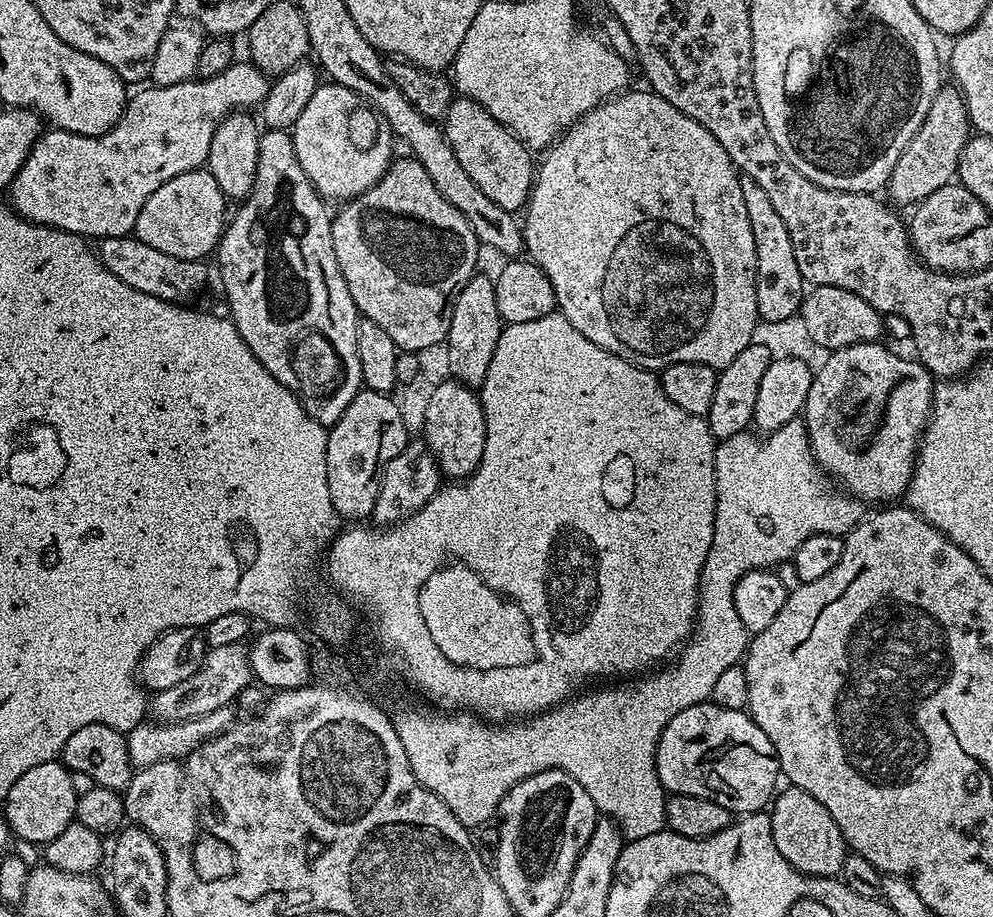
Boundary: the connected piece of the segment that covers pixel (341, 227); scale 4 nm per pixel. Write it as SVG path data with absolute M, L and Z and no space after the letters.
M414 158L407 159L393 159L377 184L370 186L352 200L343 201L337 207L340 208L337 212L335 209L332 216L332 237L334 238L334 258L338 258L342 278L346 278L346 286L350 290L350 298L354 298L357 313L363 319L378 322L378 326L382 326L382 330L386 330L386 334L390 334L390 338L394 338L397 349L403 350L405 353L418 353L423 347L447 341L452 317L452 303L458 298L462 286L466 286L468 279L477 271L476 255L482 252L482 245L477 240L470 222L466 222L466 218L462 218L462 213L454 210L454 206L450 206L450 202L446 202L446 198L442 198L438 186L434 186L430 174L426 174L424 167Z

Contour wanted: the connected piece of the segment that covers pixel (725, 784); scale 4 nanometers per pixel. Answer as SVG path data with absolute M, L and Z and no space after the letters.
M711 702L695 704L690 710L682 710L670 718L656 747L656 773L665 793L706 798L718 802L718 806L726 806L733 814L756 814L767 809L777 791L776 779L779 781L782 776L780 759L776 757L770 738L762 734L747 711L726 710Z

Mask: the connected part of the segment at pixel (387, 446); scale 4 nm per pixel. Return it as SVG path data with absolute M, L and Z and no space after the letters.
M364 388L361 392L356 395L355 398L350 402L350 406L346 406L346 410L338 418L336 424L331 425L328 428L328 445L326 446L326 478L330 482L330 502L334 506L337 517L343 518L344 516L348 519L348 522L360 522L360 520L365 516L365 518L371 517L372 511L374 510L374 502L378 498L378 490L380 489L380 479L384 473L384 467L391 462L394 458L398 458L398 454L401 450L405 448L410 439L406 428L402 426L401 415L398 414L398 409L394 406L391 395L385 394L383 392L375 392L369 388Z

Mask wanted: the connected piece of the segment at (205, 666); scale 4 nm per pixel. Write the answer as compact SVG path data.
M244 642L208 648L204 653L204 661L200 663L200 668L194 674L190 674L186 682L178 682L178 686L170 686L151 697L151 719L162 724L177 724L183 720L202 718L219 708L229 707L233 703L231 700L248 683L253 683L254 677L248 650L249 645Z

